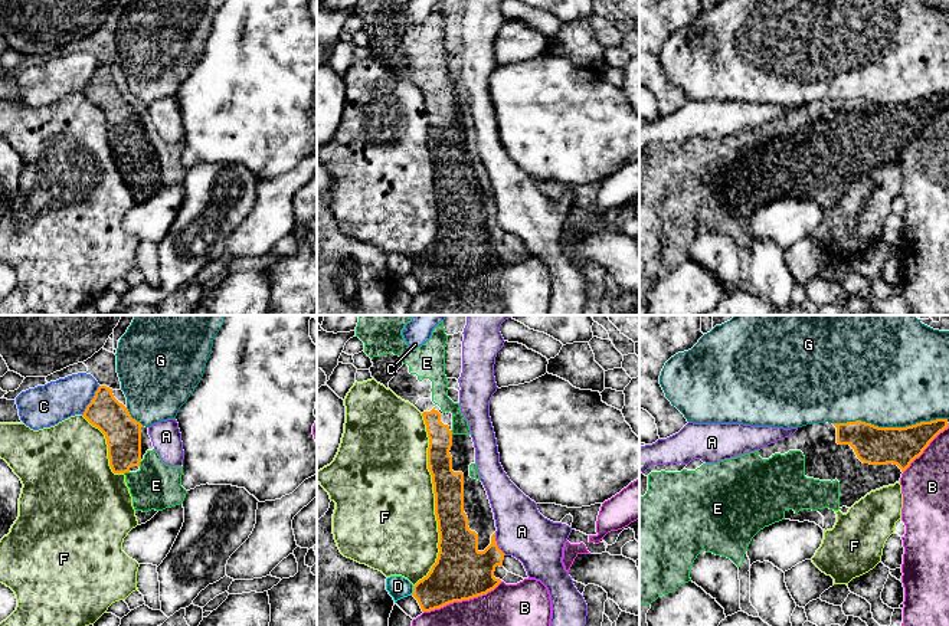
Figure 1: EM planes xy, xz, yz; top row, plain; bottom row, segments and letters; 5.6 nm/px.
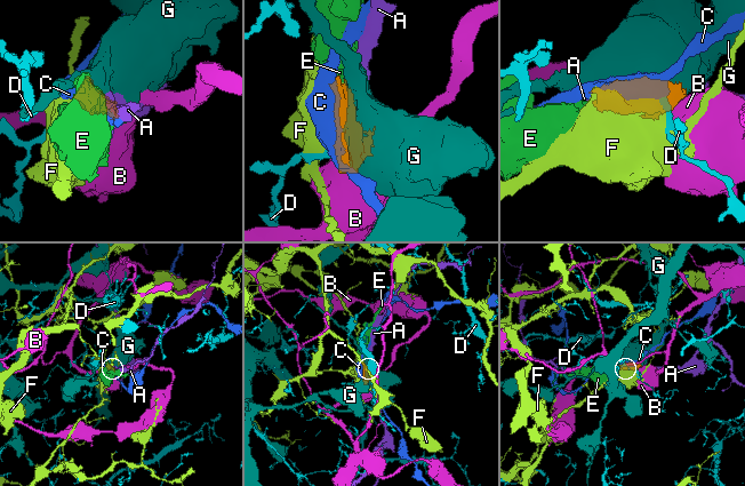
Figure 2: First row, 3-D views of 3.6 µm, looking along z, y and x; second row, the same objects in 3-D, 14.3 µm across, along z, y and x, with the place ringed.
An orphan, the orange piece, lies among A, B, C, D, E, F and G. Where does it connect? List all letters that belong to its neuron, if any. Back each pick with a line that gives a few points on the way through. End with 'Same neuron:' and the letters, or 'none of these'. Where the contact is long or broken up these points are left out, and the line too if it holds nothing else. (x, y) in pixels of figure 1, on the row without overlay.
Same neuron: E

